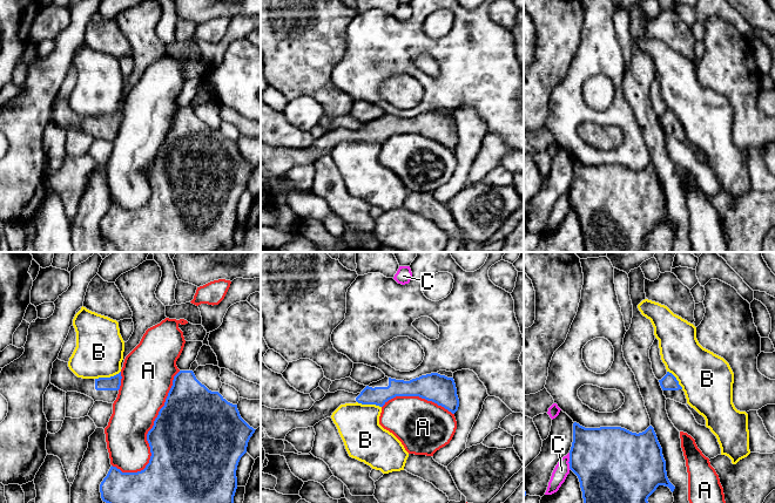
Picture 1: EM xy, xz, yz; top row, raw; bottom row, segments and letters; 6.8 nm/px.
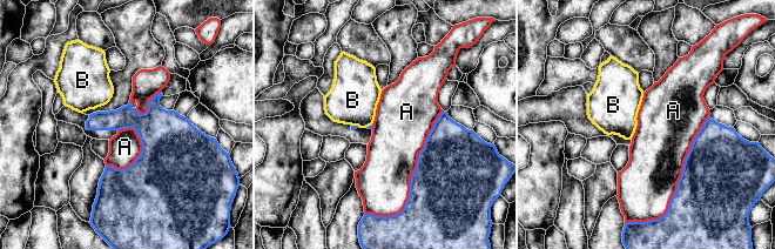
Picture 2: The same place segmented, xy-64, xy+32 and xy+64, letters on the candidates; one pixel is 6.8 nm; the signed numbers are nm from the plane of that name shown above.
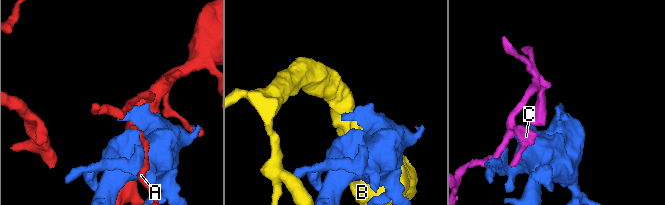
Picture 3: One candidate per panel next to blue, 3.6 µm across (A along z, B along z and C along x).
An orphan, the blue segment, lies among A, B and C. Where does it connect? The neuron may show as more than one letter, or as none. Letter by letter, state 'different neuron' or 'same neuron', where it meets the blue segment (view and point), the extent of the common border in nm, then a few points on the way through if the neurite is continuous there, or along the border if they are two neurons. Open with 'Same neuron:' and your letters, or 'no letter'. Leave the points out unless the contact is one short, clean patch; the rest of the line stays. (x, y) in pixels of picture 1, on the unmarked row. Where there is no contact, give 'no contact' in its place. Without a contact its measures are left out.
Same neuron: no letter
A: different neuron; contact xy (147, 172); length 800 nm
B: different neuron; contact xy (107, 115); length 190 nm; border xy (120, 108), (113, 113), (95, 116)
C: different neuron; contact yz (570, 198); length 120 nm

